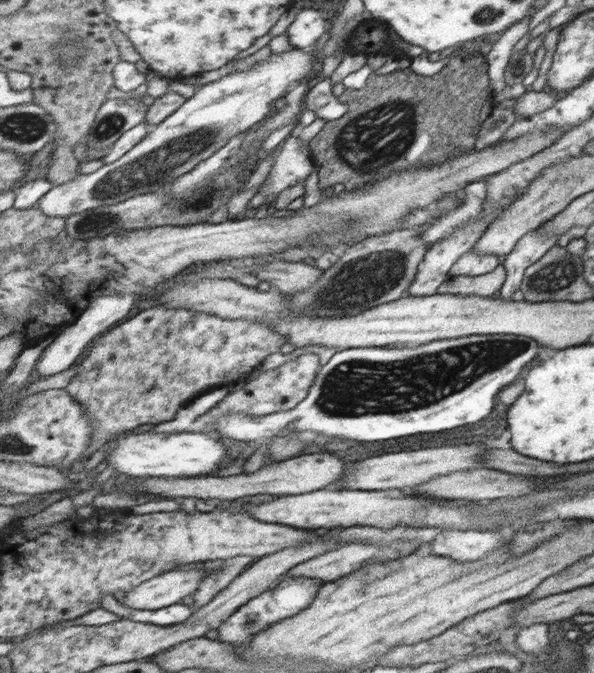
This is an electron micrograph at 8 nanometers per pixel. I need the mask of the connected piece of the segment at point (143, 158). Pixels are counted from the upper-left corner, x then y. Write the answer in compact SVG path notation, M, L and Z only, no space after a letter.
M293 49L289 52L284 52L283 54L272 54L271 58L268 58L265 62L256 64L252 69L245 70L245 72L234 72L229 73L227 76L220 78L216 81L208 82L200 88L197 88L194 95L187 99L185 104L181 106L175 113L170 114L169 118L166 118L161 124L158 124L155 128L151 128L151 132L139 143L132 151L128 154L116 160L115 162L104 164L101 168L93 173L81 174L75 180L68 182L67 184L62 184L61 186L54 186L37 204L37 208L41 209L47 216L52 217L70 217L72 214L79 214L80 212L85 212L86 210L93 210L98 206L107 206L110 204L117 204L118 202L123 202L128 198L133 198L134 196L142 195L144 192L147 194L153 194L159 190L165 188L166 184L178 179L180 176L191 172L198 164L201 164L204 160L211 158L216 152L219 152L223 147L230 143L230 140L235 138L238 134L247 133L249 130L258 126L265 120L269 119L273 114L275 114L274 102L277 98L289 98L291 88L293 88L293 82L301 82L303 76L307 74L311 67L313 66L313 60L315 58L308 53L302 52L301 49Z

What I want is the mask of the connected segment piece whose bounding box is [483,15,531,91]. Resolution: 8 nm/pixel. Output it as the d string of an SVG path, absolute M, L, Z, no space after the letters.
M531 15L524 16L521 22L514 22L509 28L506 28L496 40L491 42L489 50L484 54L483 59L488 66L486 74L490 81L490 91L501 90L507 85L503 80L503 69L509 60L513 45L527 33L527 24L529 24L530 18Z

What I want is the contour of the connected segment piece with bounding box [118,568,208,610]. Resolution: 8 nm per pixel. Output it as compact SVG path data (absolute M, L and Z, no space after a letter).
M175 569L147 582L133 592L120 595L118 601L135 610L155 610L180 603L185 596L194 595L208 572Z

